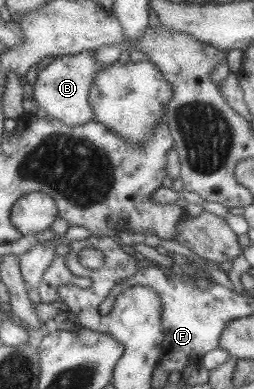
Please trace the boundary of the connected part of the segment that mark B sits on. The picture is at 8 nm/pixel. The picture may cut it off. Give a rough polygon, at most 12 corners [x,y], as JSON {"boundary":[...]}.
{"boundary":[[94,50],[56,57],[28,95],[68,127],[93,120]]}

